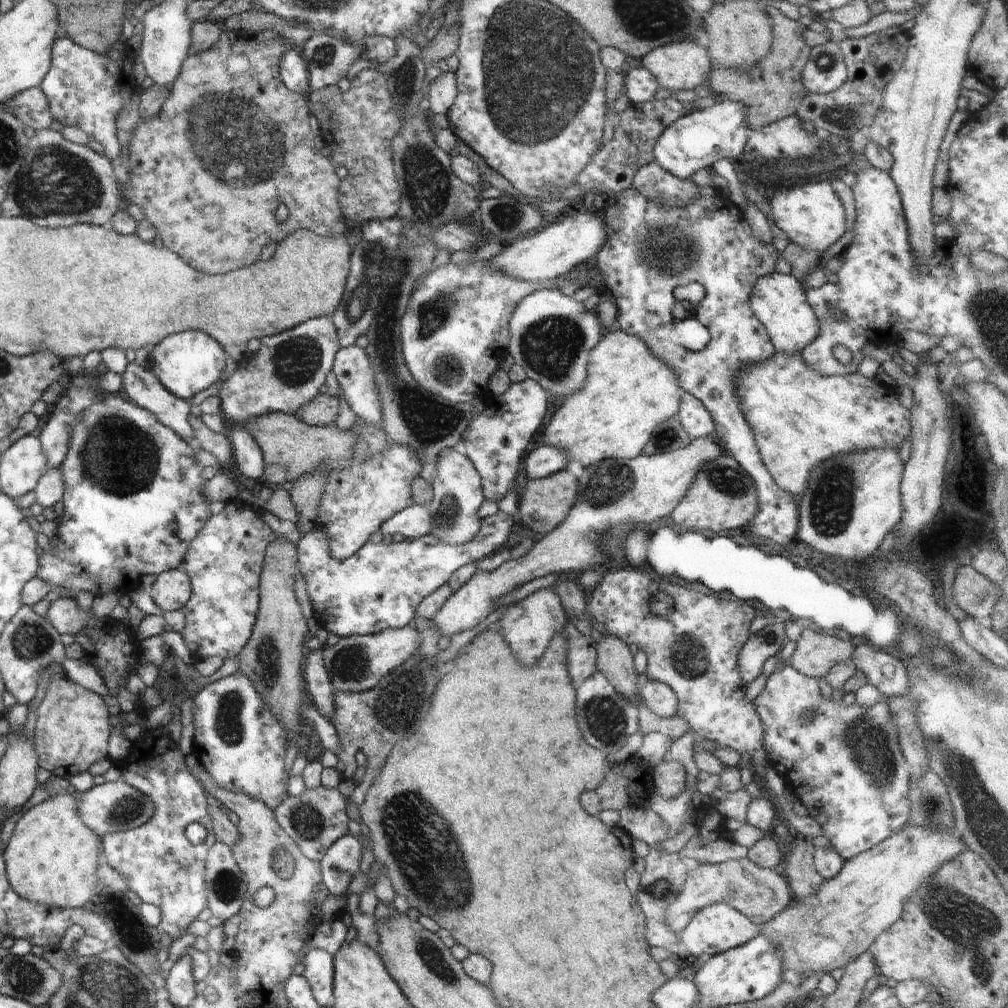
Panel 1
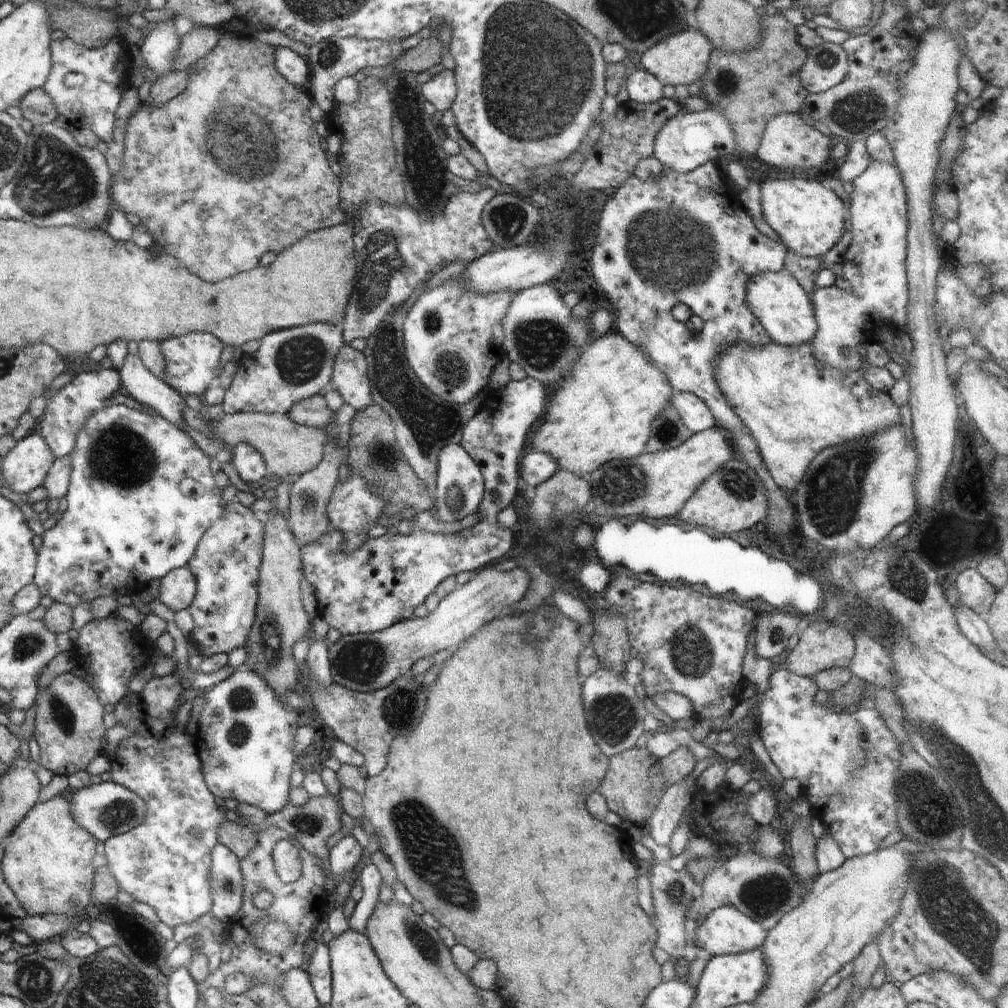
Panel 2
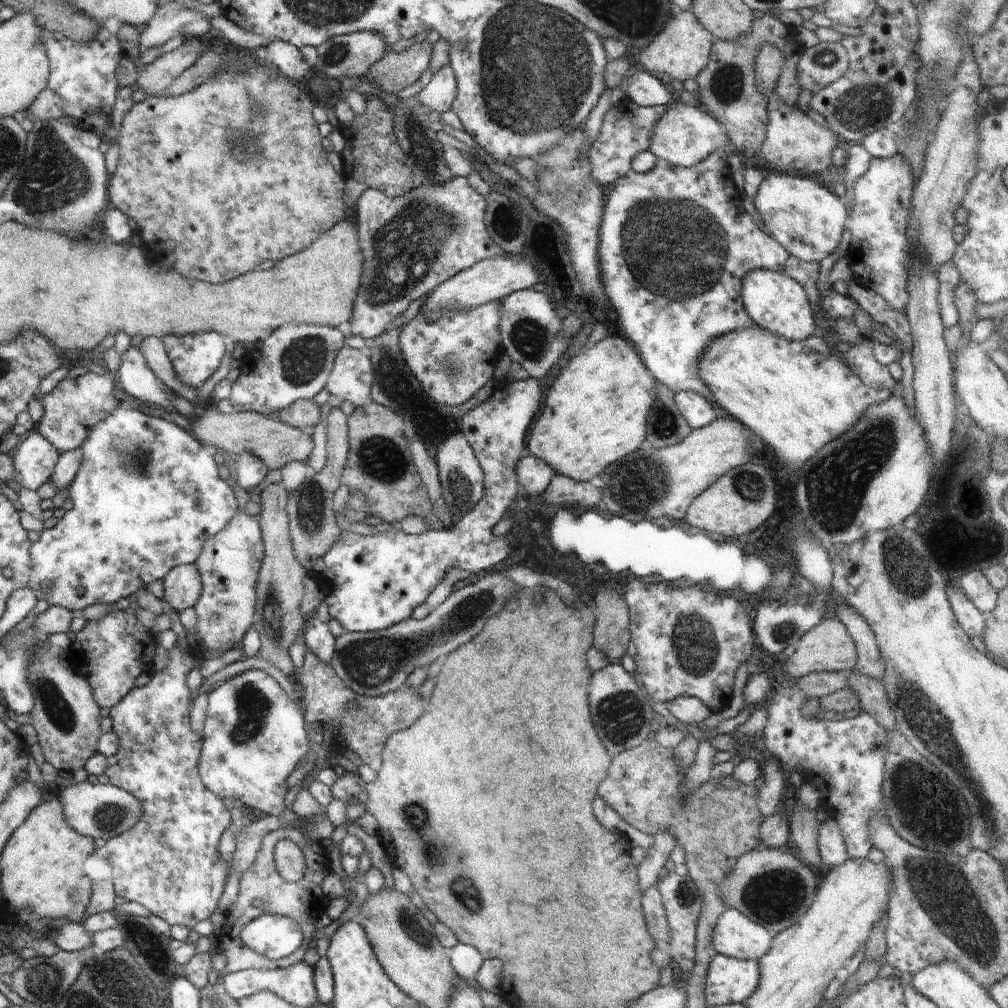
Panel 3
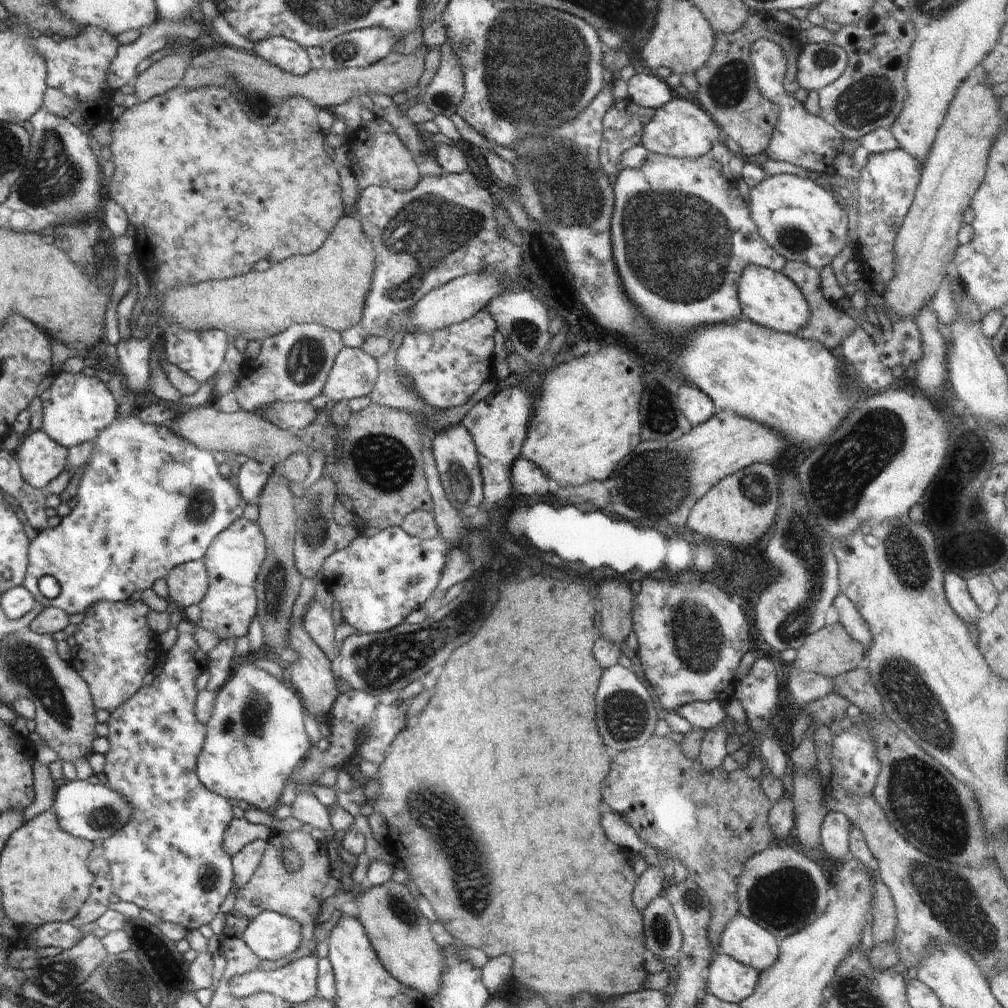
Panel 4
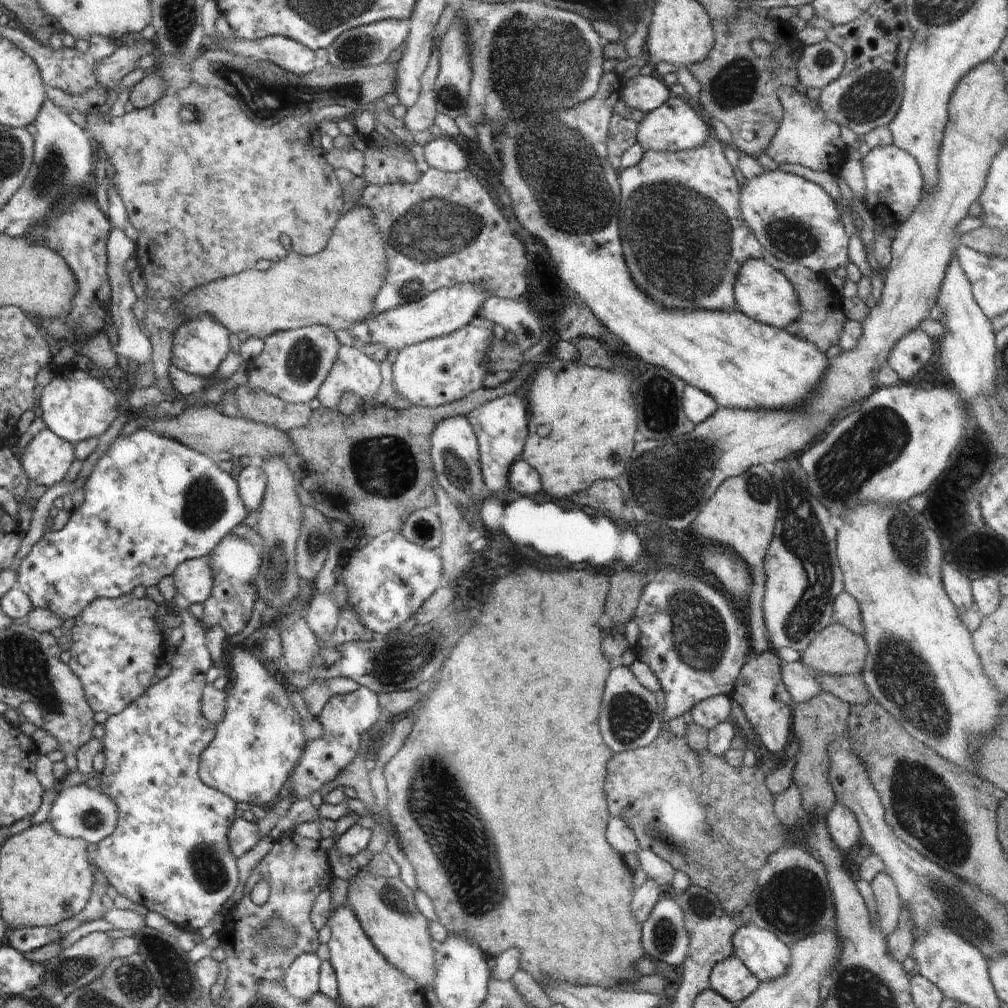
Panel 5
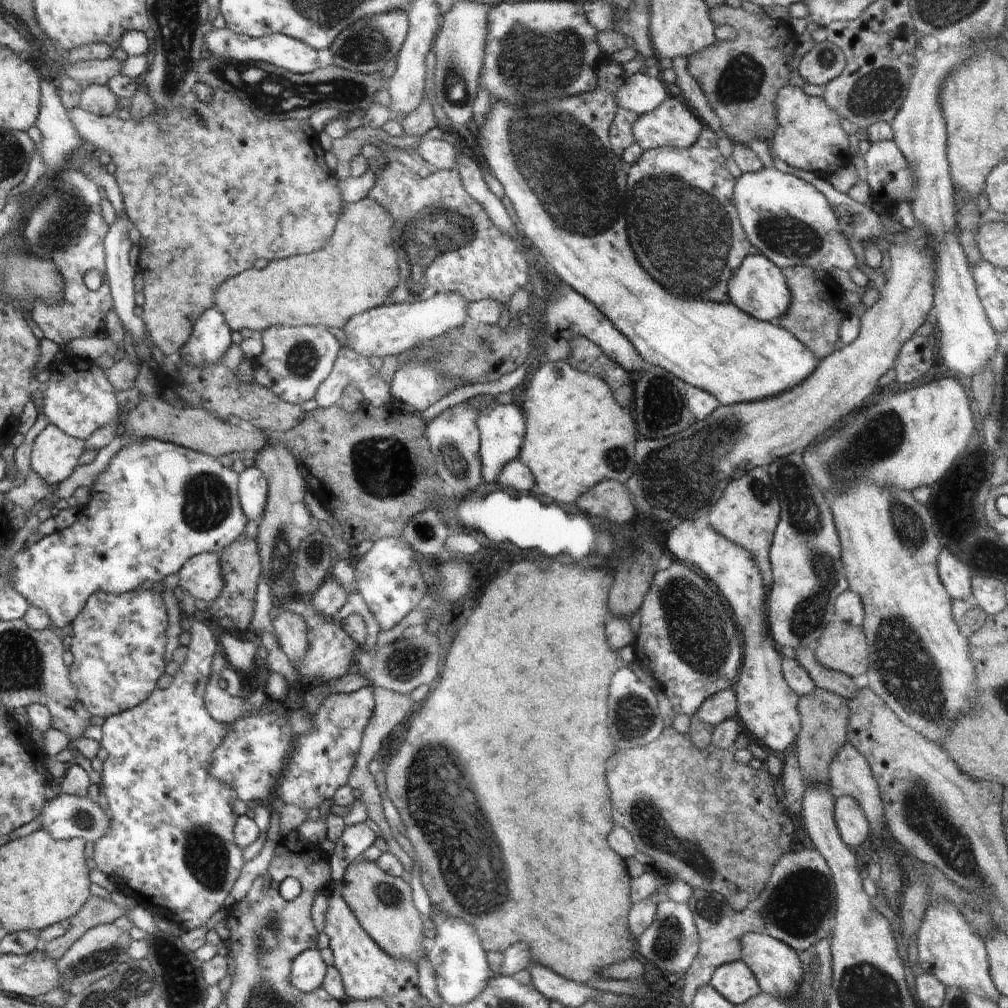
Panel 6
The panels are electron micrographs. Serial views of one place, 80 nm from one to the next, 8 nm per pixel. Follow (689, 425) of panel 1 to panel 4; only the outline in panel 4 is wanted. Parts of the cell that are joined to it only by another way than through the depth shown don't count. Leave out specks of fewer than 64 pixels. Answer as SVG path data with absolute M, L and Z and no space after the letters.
M686 382L680 386L678 394L678 406L693 427L706 422L716 414L715 404L698 387Z

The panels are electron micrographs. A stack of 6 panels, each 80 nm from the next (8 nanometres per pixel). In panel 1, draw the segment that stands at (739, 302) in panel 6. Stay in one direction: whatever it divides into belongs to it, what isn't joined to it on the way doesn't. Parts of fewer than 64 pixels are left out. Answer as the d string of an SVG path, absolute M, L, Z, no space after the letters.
M767 274L757 280L749 303L754 316L764 325L776 351L786 355L800 353L819 333L819 318L808 304L805 285L792 274Z

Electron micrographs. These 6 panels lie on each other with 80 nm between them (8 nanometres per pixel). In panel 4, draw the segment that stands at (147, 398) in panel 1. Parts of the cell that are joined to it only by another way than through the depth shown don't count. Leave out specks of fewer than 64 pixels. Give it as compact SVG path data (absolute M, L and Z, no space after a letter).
M128 337L121 339L117 346L118 368L125 378L122 380L123 387L128 387L135 394L148 392L148 379L151 375L149 360L153 345L149 339L137 339Z

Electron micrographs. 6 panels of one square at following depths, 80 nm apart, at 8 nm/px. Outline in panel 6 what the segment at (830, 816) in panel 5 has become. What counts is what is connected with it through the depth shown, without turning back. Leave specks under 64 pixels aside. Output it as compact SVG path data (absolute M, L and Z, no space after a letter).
M850 795L837 796L834 818L842 840L853 850L860 846L871 832L863 806Z

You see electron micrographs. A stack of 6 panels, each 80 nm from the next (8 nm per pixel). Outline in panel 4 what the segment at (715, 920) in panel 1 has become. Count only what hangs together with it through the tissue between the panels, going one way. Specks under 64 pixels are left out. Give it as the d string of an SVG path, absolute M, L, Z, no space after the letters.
M736 915L723 928L720 952L759 972L770 969L779 957L779 941L757 922Z

